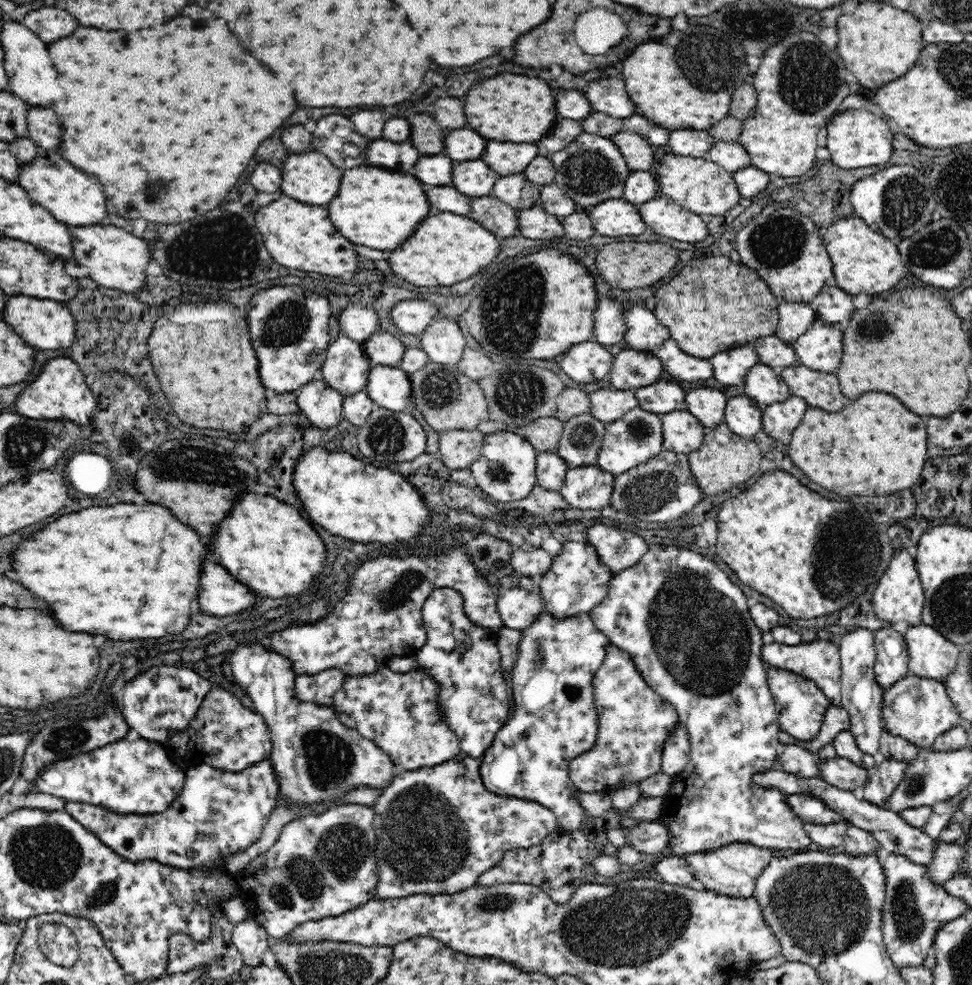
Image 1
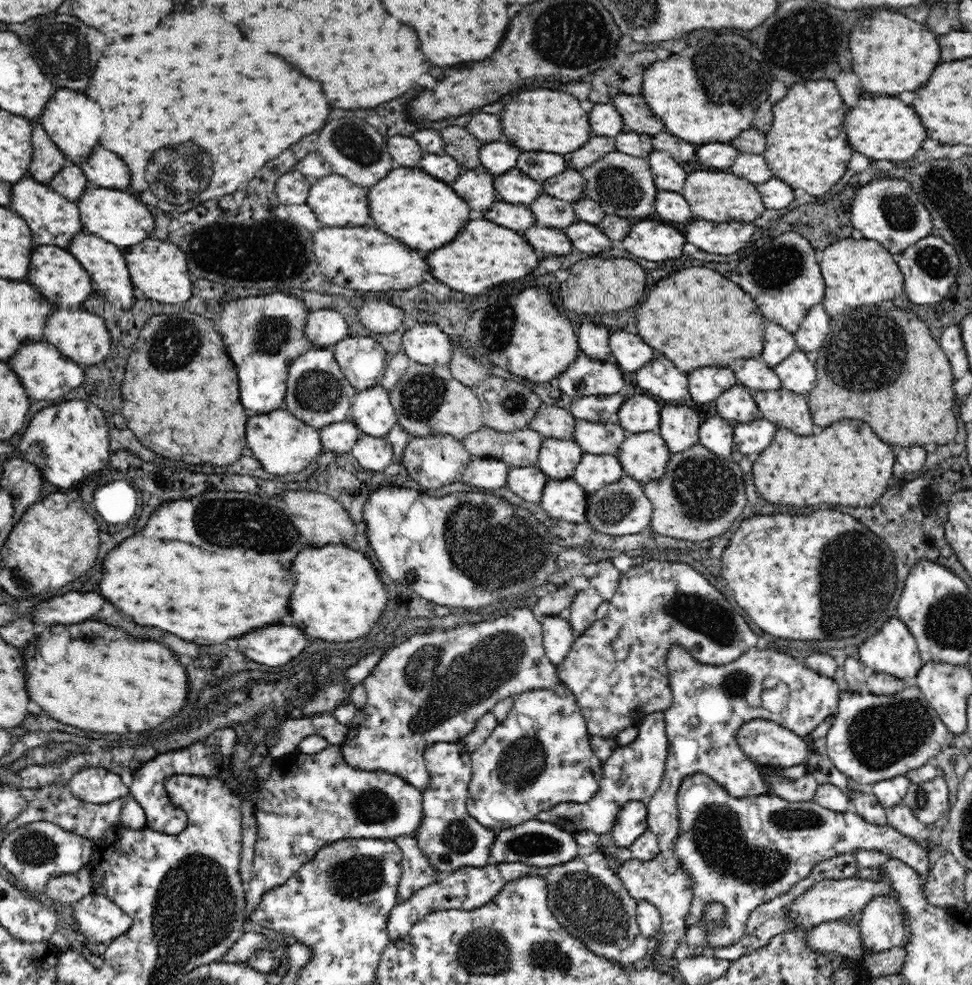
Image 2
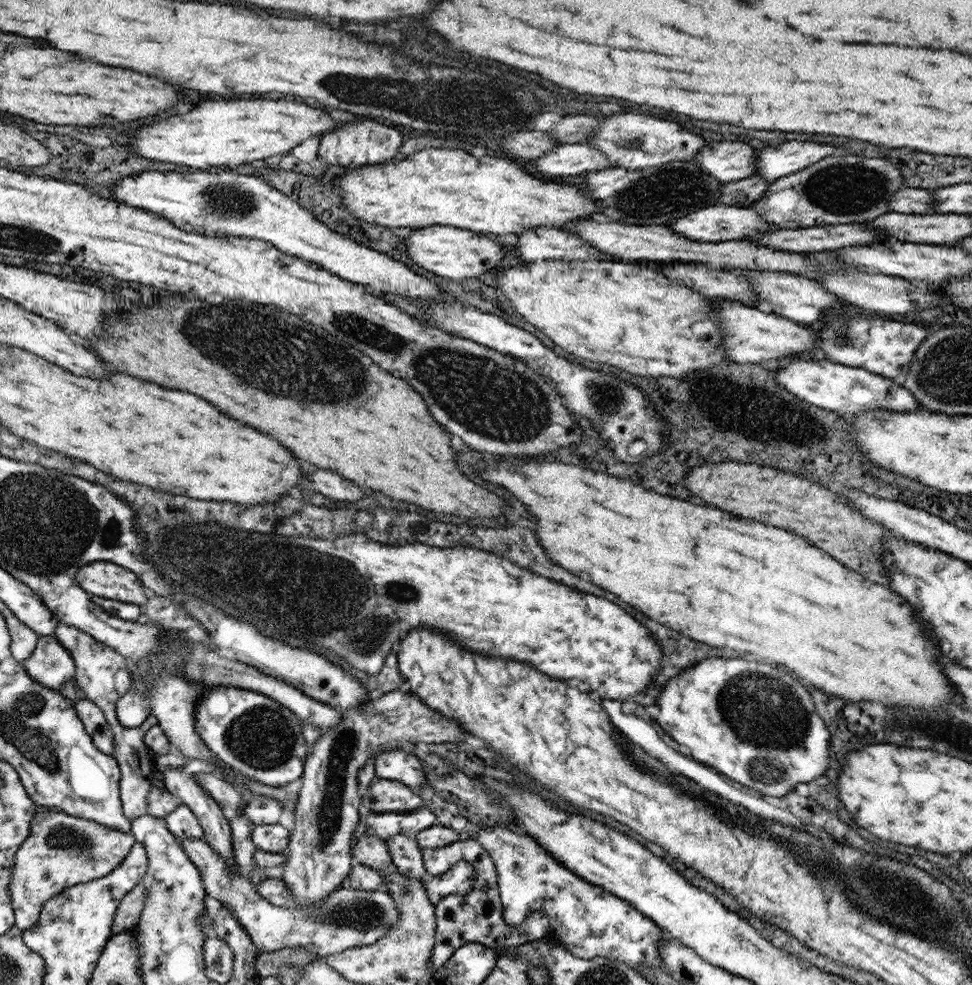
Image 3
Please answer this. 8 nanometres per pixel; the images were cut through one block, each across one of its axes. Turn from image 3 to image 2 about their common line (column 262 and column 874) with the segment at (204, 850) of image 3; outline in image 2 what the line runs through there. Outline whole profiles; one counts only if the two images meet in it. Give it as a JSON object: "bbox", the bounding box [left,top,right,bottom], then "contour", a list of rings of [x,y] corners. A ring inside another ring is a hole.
{"bbox":[859,896,904,952],"contour":[[[877,896],[859,917],[864,944],[870,952],[884,952],[904,943],[904,915],[895,898]]]}

